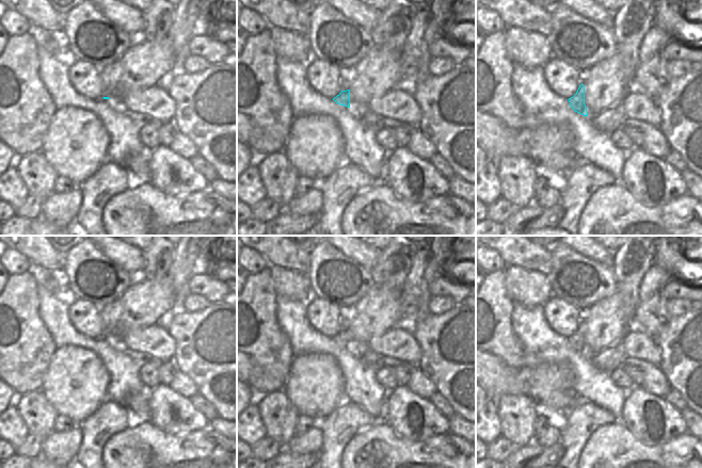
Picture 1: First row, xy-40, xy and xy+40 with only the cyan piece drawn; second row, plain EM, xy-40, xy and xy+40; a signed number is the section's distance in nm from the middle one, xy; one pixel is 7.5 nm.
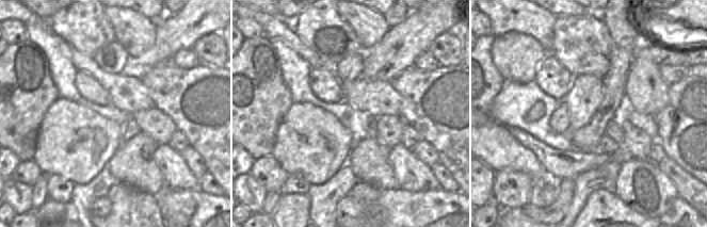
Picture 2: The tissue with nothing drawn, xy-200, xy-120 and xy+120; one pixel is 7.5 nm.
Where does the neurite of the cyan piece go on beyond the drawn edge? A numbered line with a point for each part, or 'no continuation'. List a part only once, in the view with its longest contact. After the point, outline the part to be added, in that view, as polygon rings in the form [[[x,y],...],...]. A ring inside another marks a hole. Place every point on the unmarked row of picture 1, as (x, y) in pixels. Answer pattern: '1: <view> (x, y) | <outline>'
1: xy (348, 312) | [[[345,306],[341,308],[341,329],[347,329],[351,326],[356,316],[355,306]]]

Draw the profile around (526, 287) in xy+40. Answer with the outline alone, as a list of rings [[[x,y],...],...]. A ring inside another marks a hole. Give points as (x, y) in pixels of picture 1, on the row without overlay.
[[[506,265],[506,290],[514,304],[522,304],[528,308],[543,306],[553,295],[553,288],[548,276],[520,265]]]

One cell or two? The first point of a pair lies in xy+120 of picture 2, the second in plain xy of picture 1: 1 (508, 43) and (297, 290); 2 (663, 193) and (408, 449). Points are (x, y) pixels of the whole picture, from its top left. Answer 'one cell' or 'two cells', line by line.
1: one cell
2: two cells

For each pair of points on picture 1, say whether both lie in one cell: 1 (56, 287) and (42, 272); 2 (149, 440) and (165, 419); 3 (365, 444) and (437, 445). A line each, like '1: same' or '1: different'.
1: same
2: different
3: same

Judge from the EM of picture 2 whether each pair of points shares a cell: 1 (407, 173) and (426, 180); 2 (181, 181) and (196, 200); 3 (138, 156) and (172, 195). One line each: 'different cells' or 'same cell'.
1: same cell
2: different cells
3: different cells

